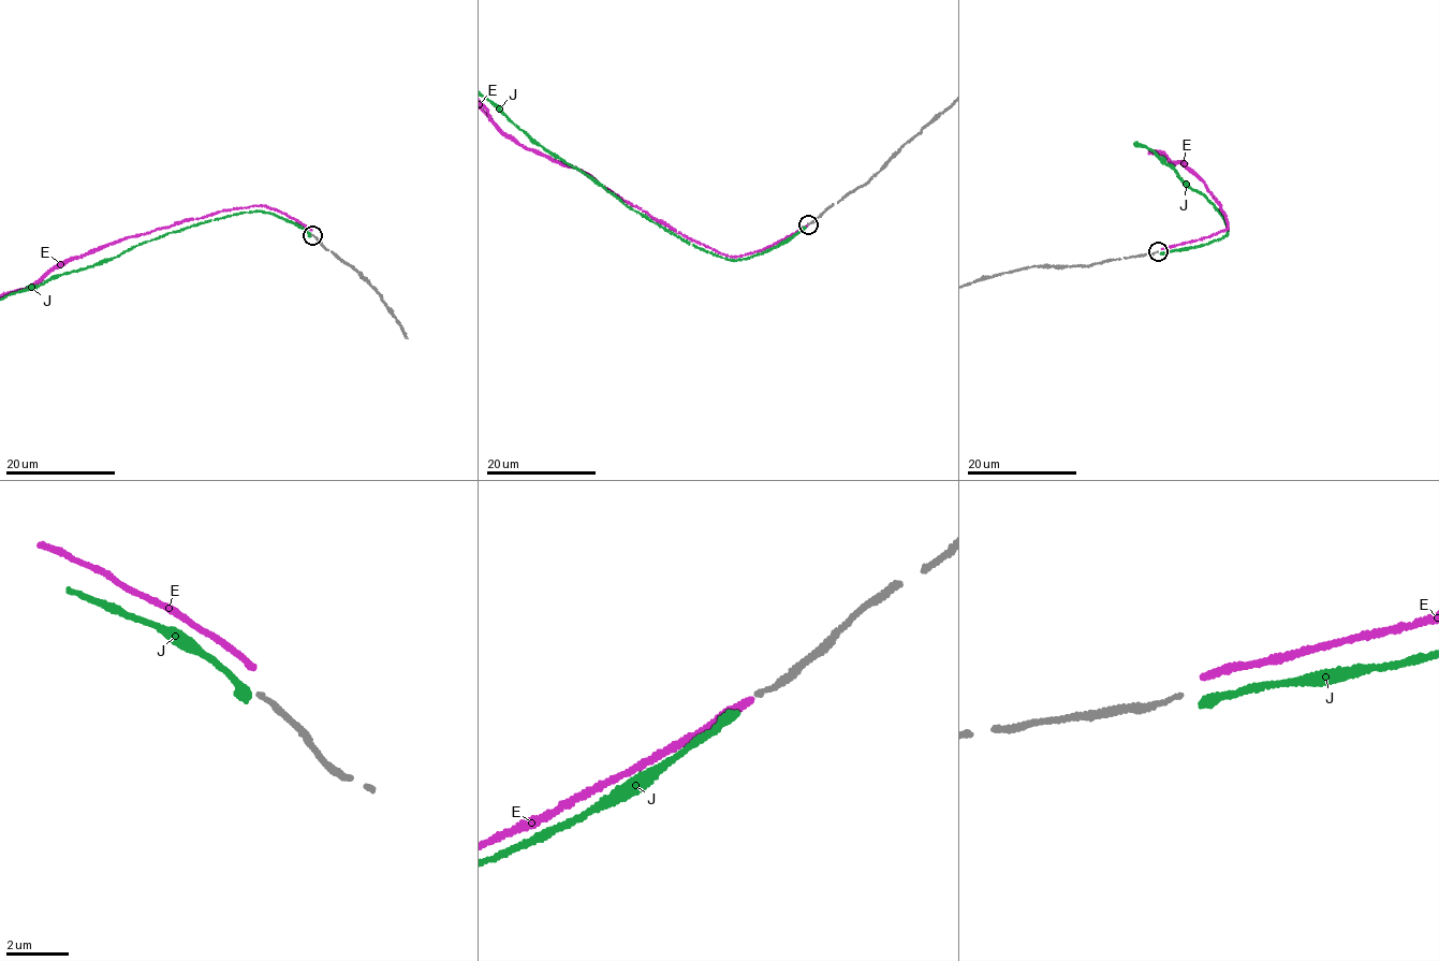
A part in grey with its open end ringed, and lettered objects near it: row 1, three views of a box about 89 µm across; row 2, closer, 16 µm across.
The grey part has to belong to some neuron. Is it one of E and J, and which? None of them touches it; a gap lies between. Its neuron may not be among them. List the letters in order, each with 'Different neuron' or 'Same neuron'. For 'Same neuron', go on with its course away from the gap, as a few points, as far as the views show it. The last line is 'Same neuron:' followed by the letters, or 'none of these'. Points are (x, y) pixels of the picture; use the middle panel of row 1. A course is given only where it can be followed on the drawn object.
E: Different neuron
J: Different neuron
Same neuron: none of these

